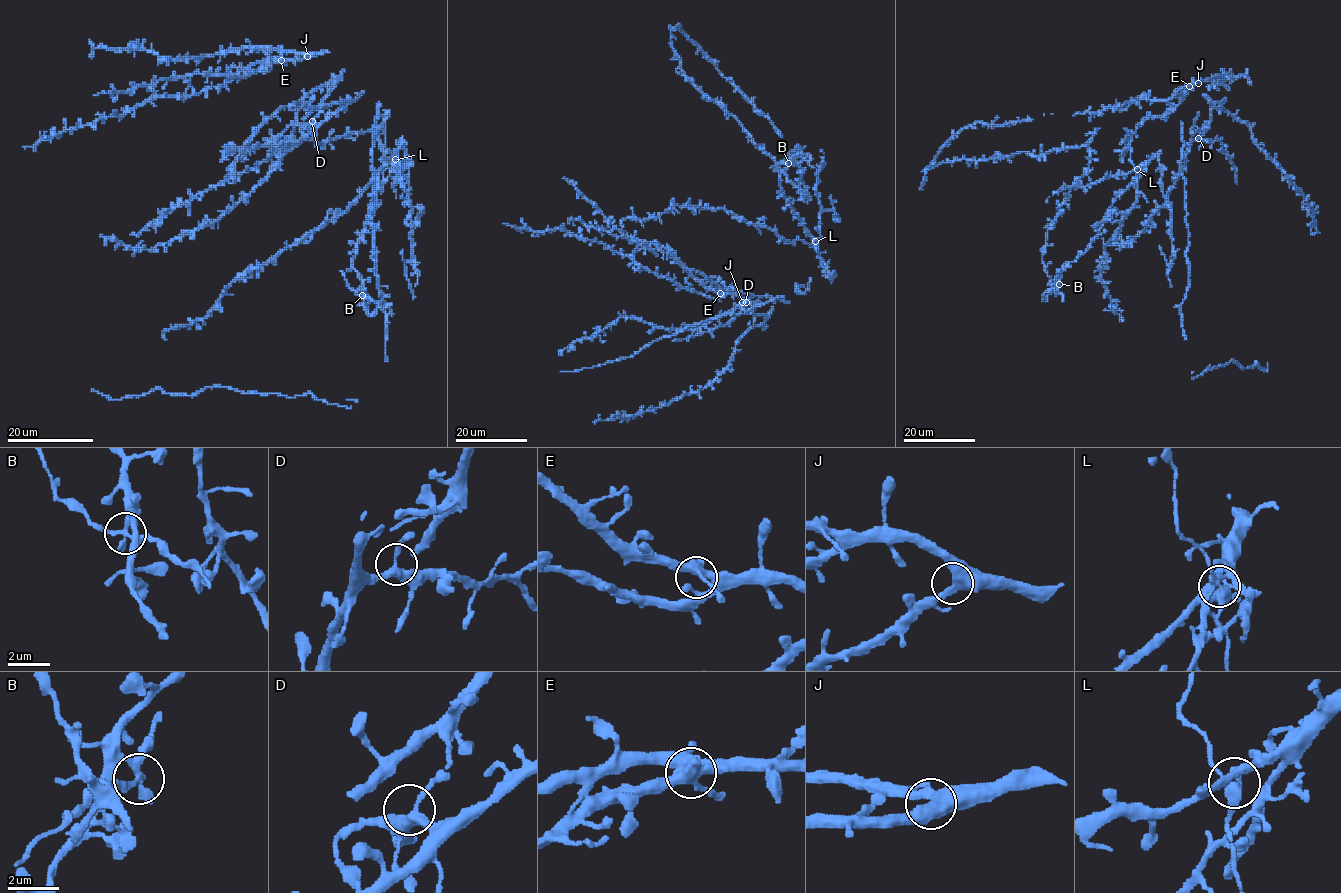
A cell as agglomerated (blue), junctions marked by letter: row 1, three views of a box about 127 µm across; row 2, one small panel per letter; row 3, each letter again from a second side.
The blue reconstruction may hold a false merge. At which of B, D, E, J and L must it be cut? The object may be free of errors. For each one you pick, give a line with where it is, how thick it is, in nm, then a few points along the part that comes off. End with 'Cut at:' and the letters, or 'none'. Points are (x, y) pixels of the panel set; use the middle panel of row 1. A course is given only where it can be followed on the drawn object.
B: at (788, 163); 280 nm thick; foreign part runs (788, 163), (779, 163), (770, 168)
Cut at: B

